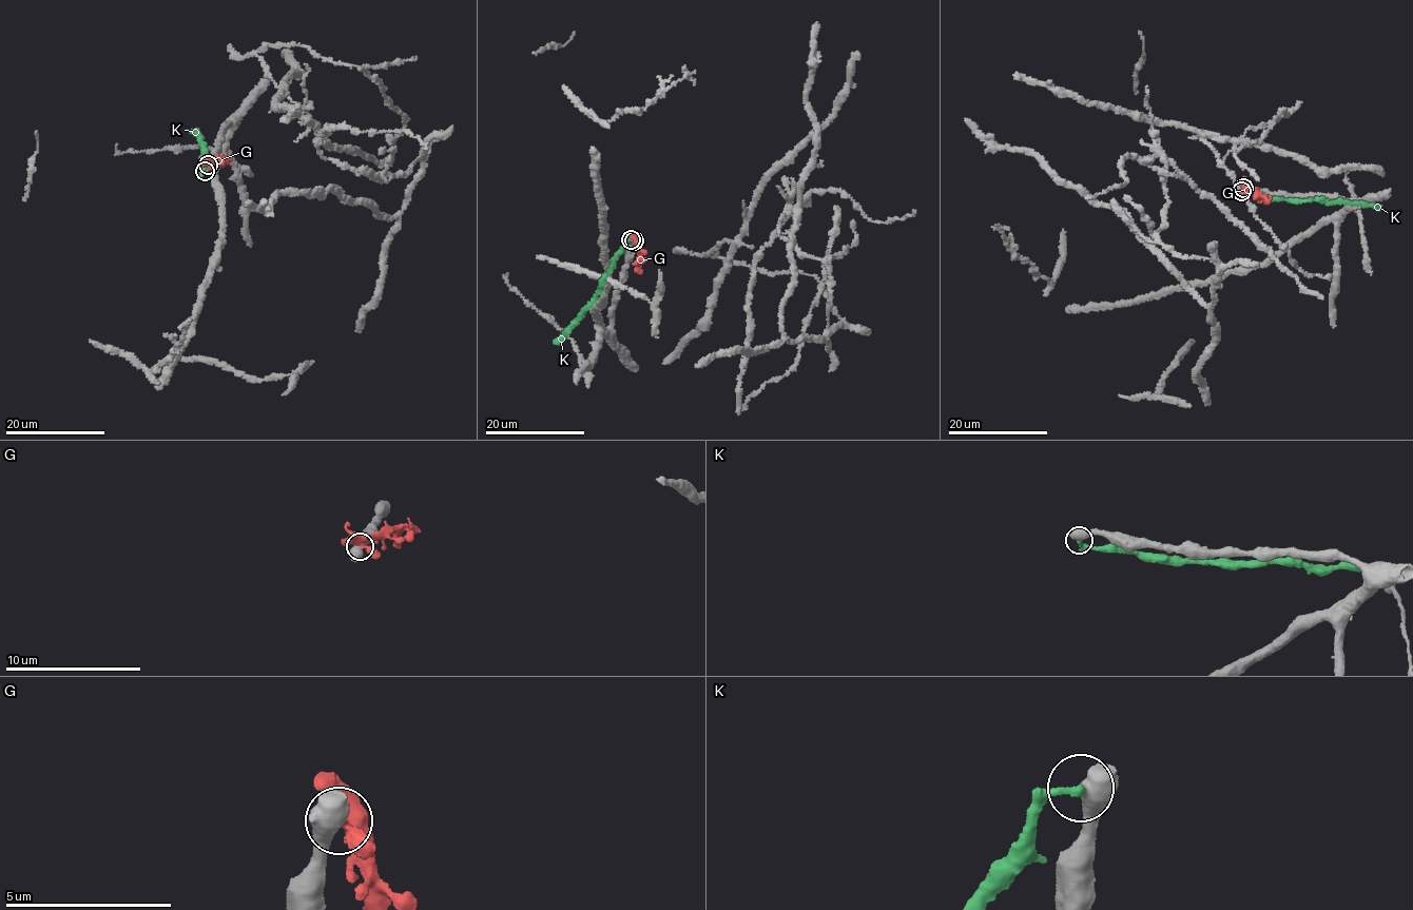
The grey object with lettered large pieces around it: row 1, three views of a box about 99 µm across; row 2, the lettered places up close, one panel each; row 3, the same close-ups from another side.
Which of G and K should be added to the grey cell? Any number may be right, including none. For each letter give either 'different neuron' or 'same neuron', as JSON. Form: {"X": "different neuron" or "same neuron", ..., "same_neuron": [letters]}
{"G": "different neuron", "K": "different neuron", "same_neuron": []}

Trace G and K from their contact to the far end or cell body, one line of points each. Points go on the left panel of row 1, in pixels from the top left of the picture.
G: (208, 166), (227, 158), (226, 154)
K: (205, 171), (201, 173), (205, 170), (201, 159), (206, 146), (196, 130), (193, 132)

